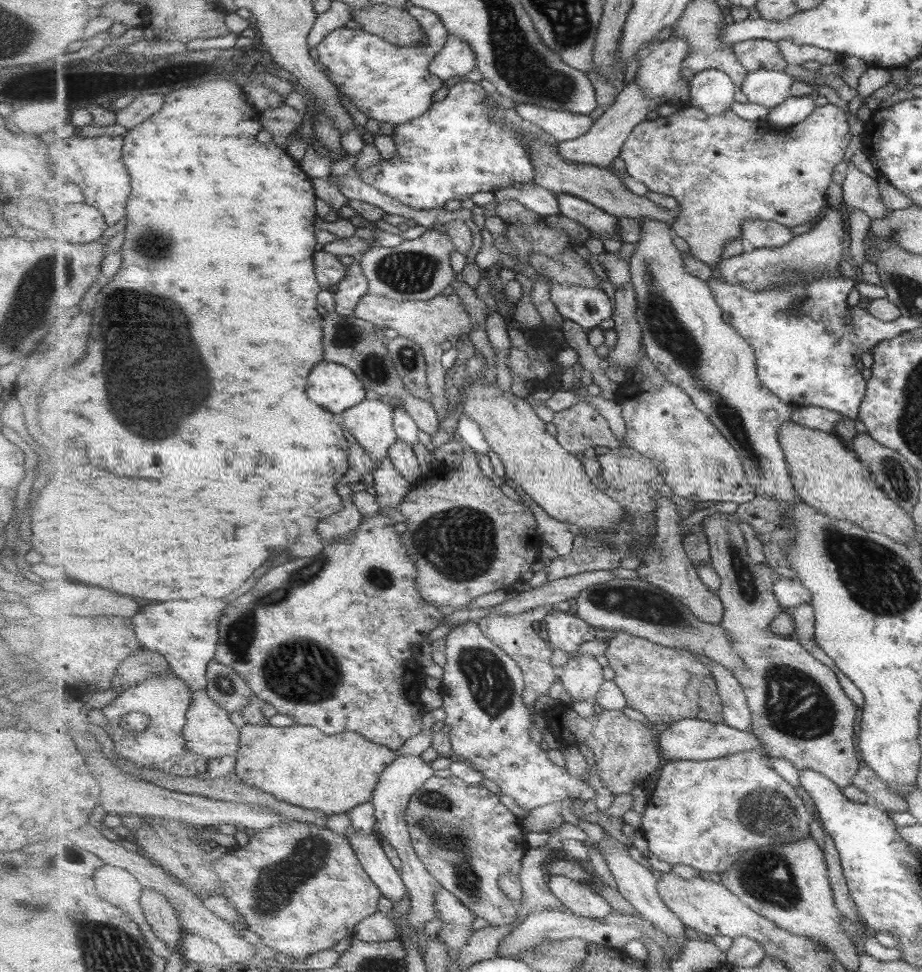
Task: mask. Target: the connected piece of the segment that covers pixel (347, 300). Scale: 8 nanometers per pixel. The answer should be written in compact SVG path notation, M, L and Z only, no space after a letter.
M357 256L347 268L345 278L339 281L339 290L335 294L335 310L339 314L351 316L359 301L370 289L370 280L363 274L362 259Z

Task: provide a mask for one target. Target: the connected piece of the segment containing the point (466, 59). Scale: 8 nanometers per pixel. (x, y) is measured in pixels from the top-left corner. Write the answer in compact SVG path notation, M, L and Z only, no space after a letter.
M449 35L445 48L439 52L434 62L429 64L429 72L443 80L467 76L475 69L477 69L475 50L467 40L457 35Z

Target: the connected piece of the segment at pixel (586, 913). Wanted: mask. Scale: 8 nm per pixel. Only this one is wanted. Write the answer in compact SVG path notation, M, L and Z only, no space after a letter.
M565 875L548 876L551 890L571 913L590 919L602 919L613 912L609 901L591 885Z

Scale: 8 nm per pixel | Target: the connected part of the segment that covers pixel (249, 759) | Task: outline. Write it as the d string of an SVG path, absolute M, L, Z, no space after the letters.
M246 723L241 732L241 746L235 765L240 780L283 802L322 810L328 816L347 814L355 806L371 802L383 772L398 756L388 746L371 742L357 732L347 731L331 736L316 726L279 728L253 723Z

